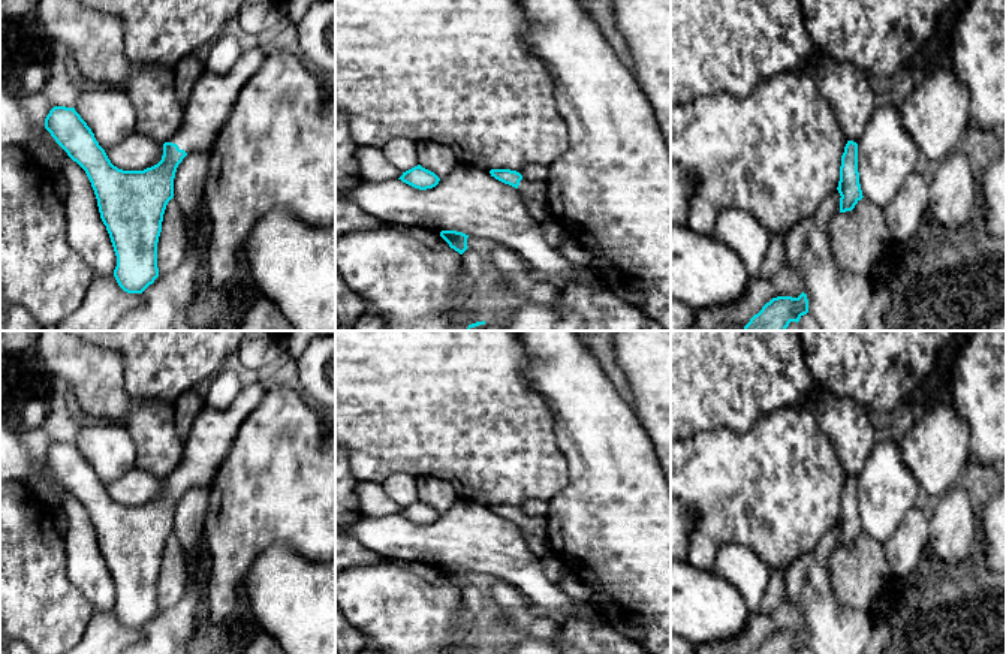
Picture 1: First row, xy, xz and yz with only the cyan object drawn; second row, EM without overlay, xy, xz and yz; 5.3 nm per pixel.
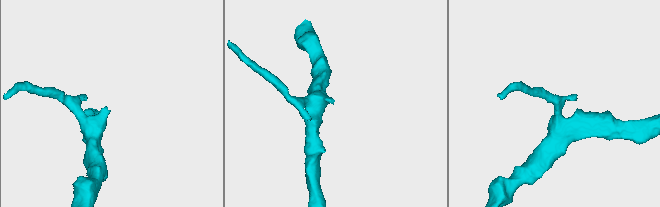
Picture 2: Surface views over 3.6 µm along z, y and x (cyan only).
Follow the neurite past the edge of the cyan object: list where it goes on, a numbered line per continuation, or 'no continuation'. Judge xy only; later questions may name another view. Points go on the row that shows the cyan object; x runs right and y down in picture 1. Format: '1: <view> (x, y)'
1: xy (208, 107)

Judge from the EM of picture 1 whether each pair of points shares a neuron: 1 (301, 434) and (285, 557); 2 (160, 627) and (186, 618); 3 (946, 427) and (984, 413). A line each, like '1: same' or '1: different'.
1: different
2: same
3: different

